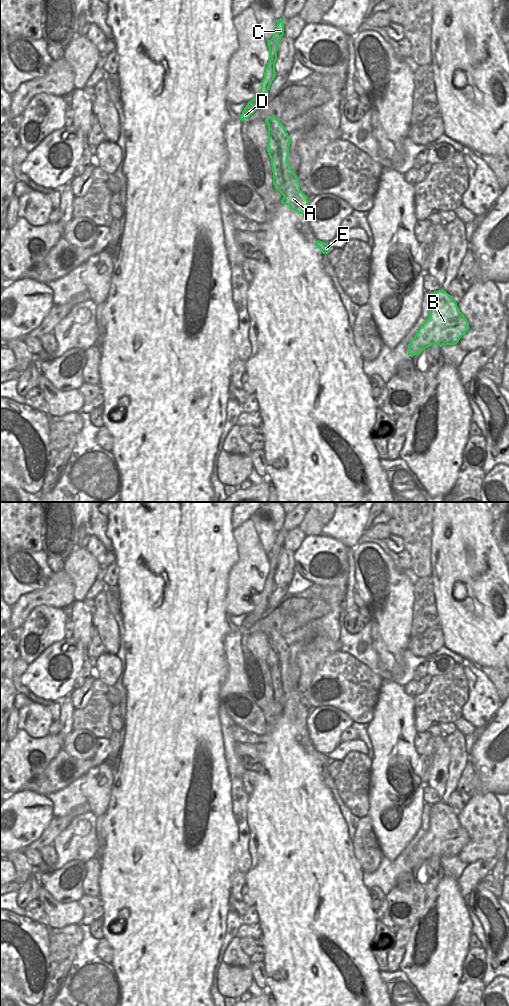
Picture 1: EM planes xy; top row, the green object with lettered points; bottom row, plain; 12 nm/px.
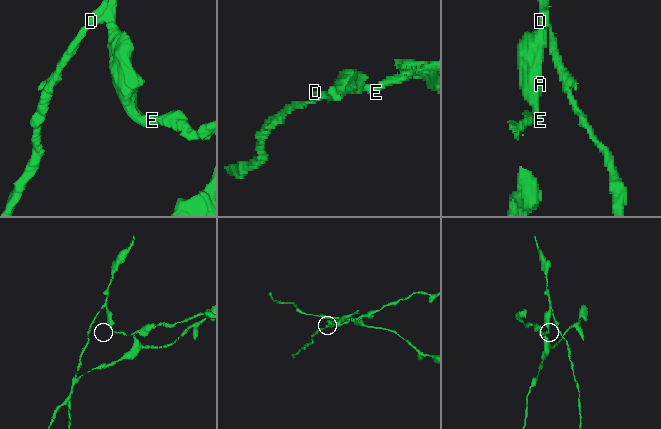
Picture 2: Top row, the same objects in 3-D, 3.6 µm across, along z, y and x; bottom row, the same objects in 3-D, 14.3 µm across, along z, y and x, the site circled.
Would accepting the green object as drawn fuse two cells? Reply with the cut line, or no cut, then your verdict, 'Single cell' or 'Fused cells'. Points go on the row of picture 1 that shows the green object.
Split along xy (267, 118), (278, 120). Fused cells

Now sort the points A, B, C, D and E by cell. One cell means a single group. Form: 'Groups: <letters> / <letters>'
Groups: A B E / C D

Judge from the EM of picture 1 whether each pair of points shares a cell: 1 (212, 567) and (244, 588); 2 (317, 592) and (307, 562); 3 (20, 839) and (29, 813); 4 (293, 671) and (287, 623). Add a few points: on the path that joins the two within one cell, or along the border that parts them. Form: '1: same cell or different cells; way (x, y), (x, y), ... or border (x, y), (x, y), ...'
1: different cells; border (238, 556), (229, 572), (224, 600)
2: different cells; border (313, 582), (319, 585), (337, 587)
3: same cell; way (20, 833), (20, 822), (23, 819)
4: different cells; border (305, 643), (294, 642), (288, 646)

